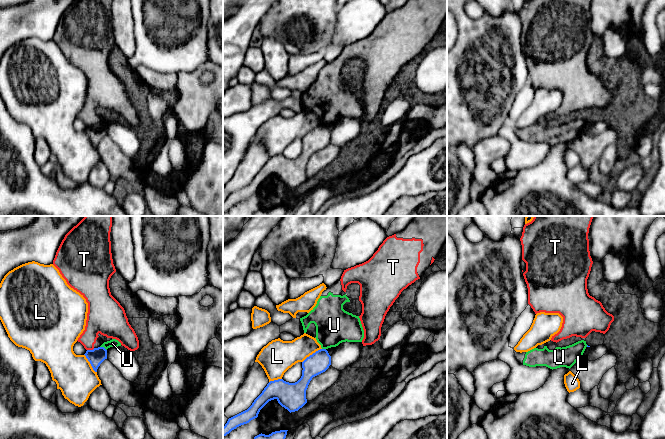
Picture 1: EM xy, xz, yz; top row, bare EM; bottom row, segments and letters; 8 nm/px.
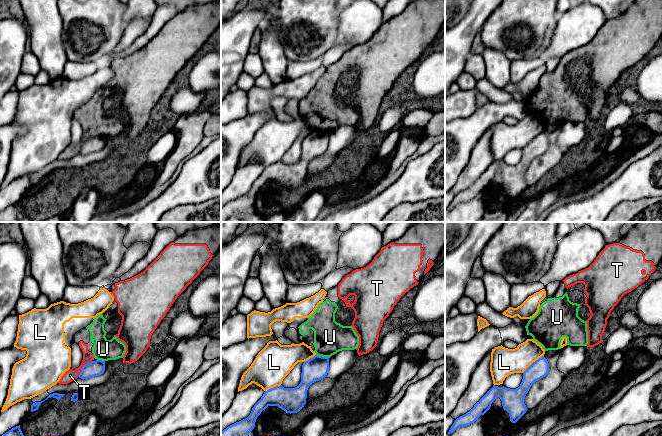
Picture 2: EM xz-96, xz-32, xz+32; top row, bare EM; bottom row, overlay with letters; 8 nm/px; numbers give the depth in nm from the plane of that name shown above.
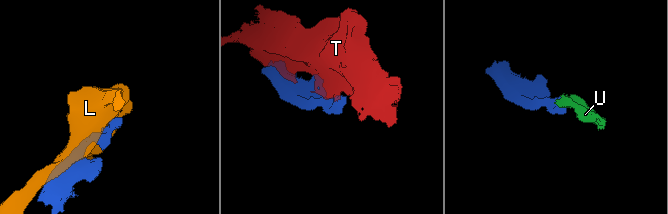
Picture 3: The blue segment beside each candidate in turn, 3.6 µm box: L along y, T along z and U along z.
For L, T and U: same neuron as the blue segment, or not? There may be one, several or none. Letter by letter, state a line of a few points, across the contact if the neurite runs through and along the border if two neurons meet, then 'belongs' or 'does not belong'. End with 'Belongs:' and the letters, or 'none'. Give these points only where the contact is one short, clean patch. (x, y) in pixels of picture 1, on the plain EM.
L: does not belong
T: does not belong
U: xy (100, 122), (106, 126) | does not belong
Belongs: none

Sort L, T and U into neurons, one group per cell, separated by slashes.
L / T U

